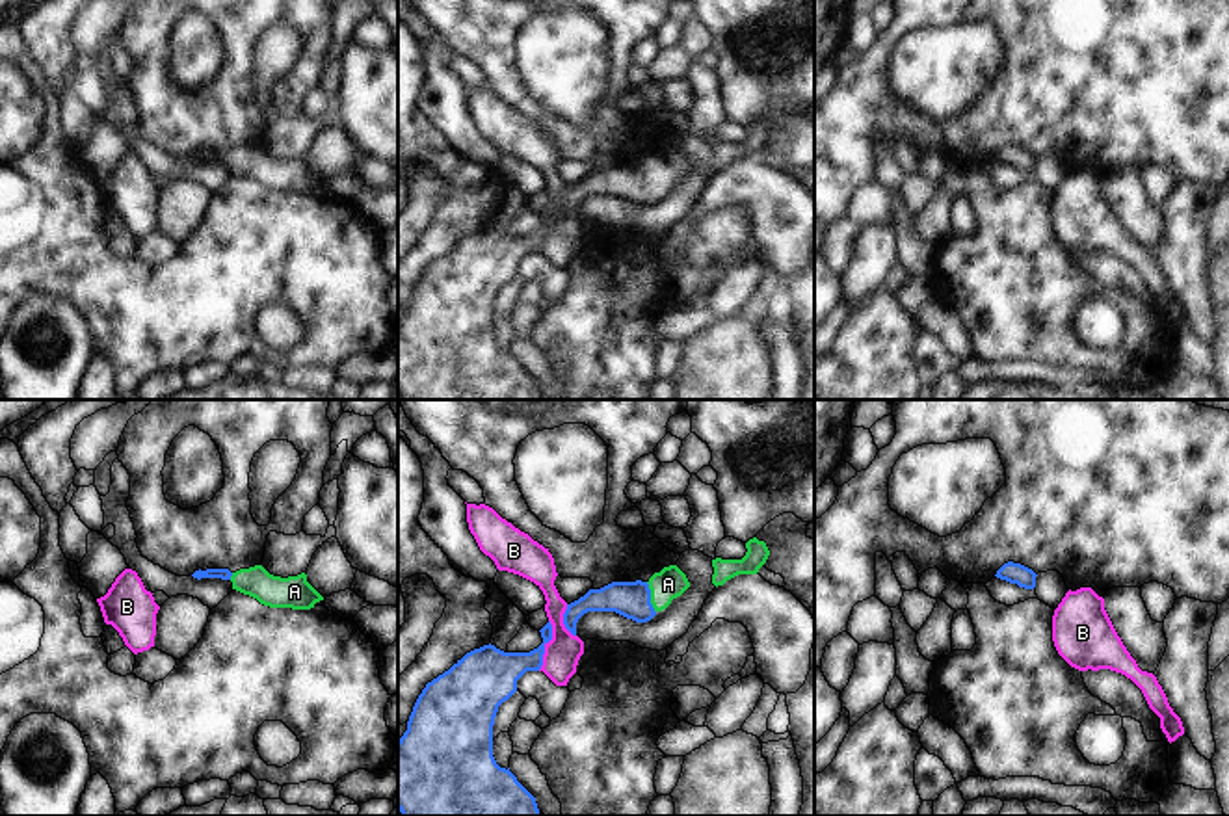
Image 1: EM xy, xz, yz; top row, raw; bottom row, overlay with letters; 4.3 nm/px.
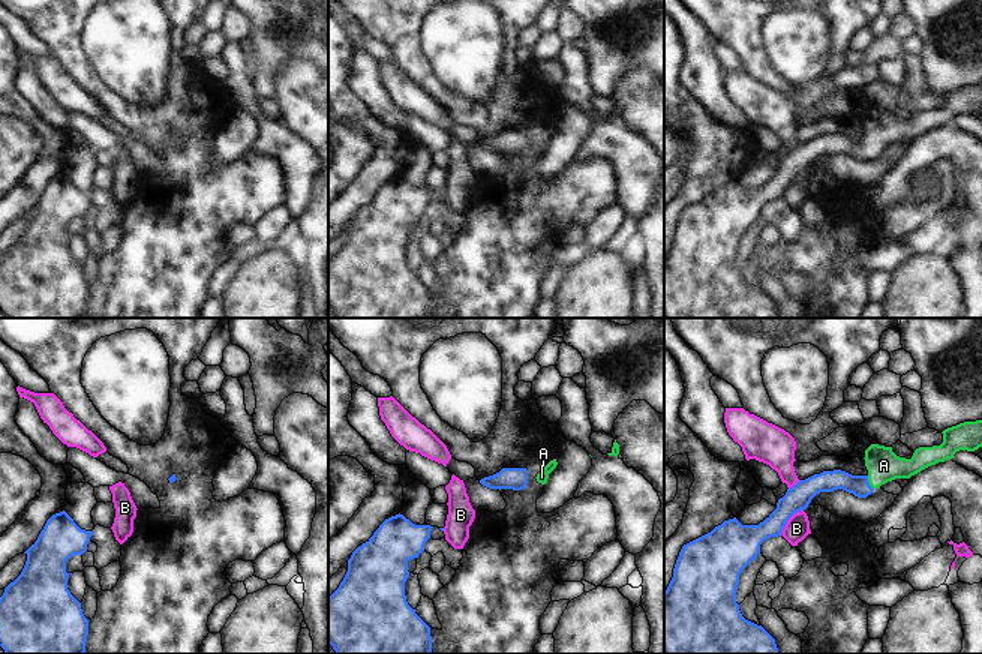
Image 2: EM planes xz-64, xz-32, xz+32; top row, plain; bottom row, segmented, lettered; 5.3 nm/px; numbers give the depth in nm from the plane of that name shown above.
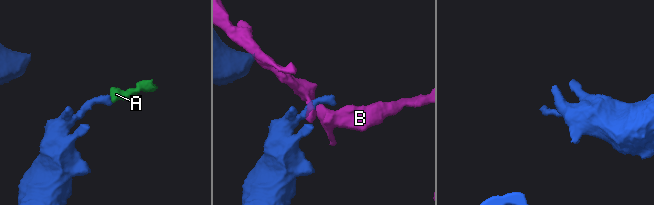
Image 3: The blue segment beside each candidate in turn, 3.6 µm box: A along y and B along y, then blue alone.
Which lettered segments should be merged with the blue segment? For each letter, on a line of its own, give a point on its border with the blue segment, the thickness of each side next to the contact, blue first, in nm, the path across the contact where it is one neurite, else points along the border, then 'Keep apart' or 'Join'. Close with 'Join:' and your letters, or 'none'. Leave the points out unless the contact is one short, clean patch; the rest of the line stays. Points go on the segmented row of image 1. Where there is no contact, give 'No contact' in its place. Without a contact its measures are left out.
A: Touches blue at xz (649, 597). Thickness 160 nm (blue) against 140 nm. Path across: xz (631, 599), (649, 597), (668, 584). Join
B: Touches blue at xz (543, 645). Thickness 220 nm (blue) against 160 nm. Boundary: xz (549, 619), (551, 640), (545, 645), (543, 664), (538, 670). Keep apart
Join: A.

